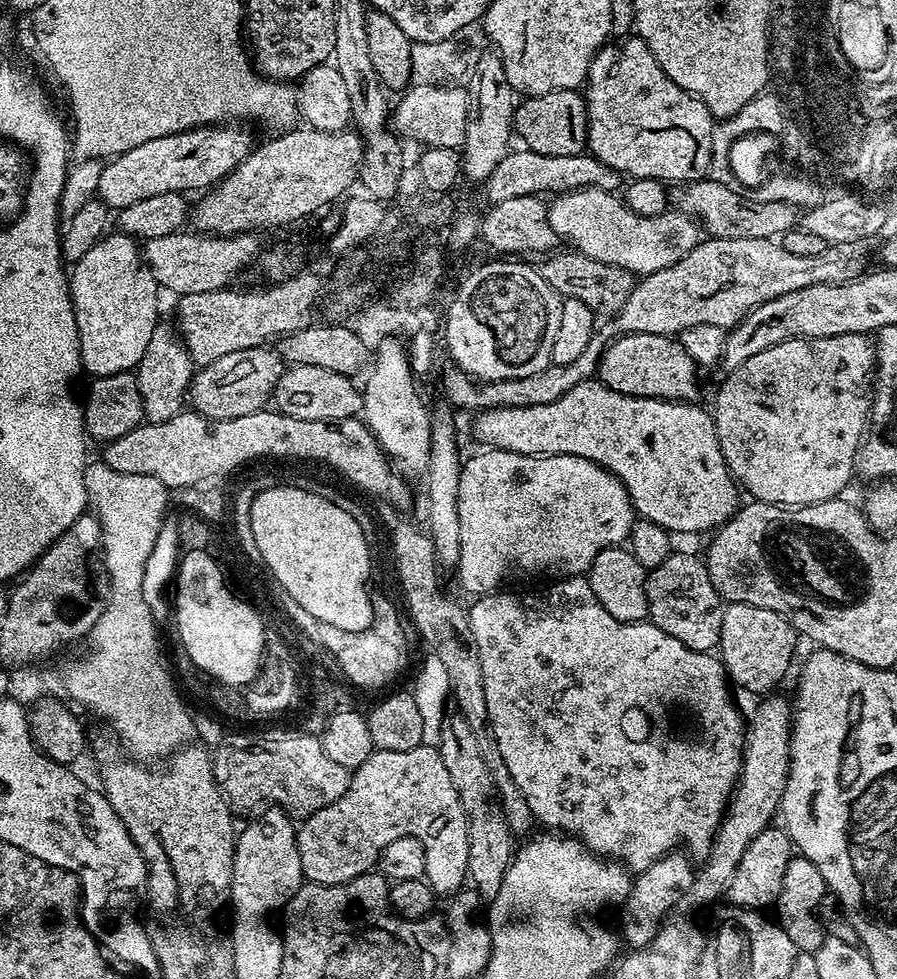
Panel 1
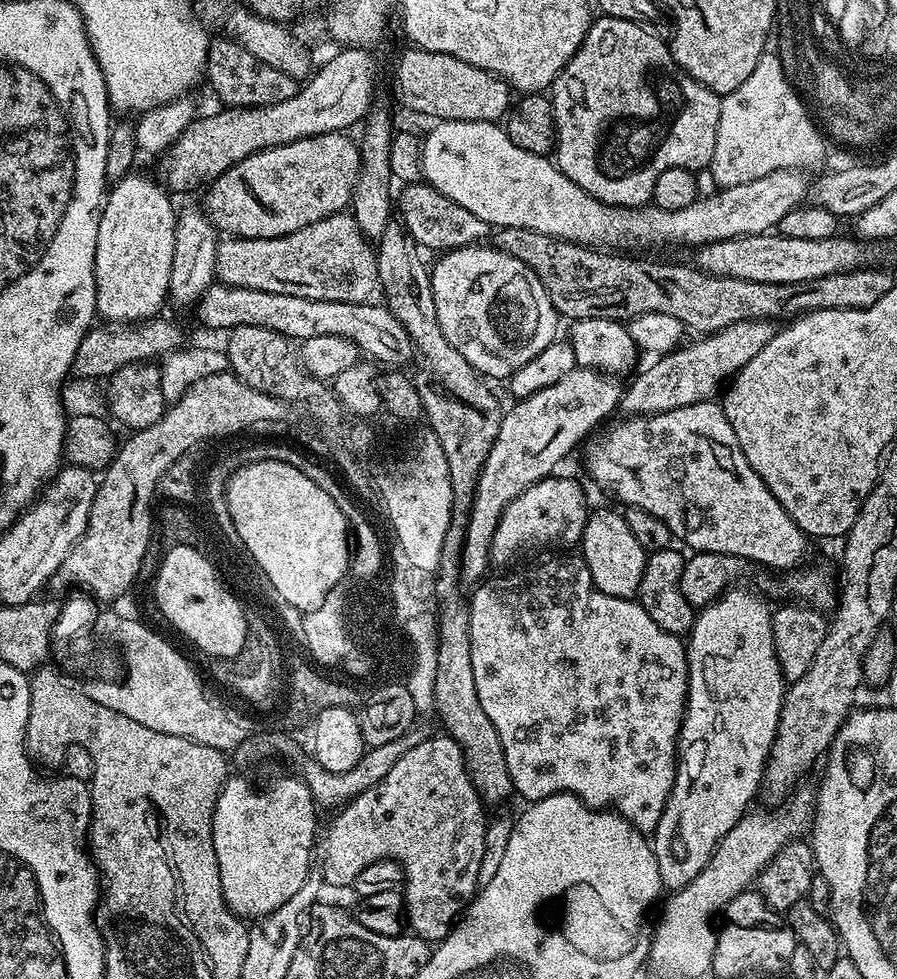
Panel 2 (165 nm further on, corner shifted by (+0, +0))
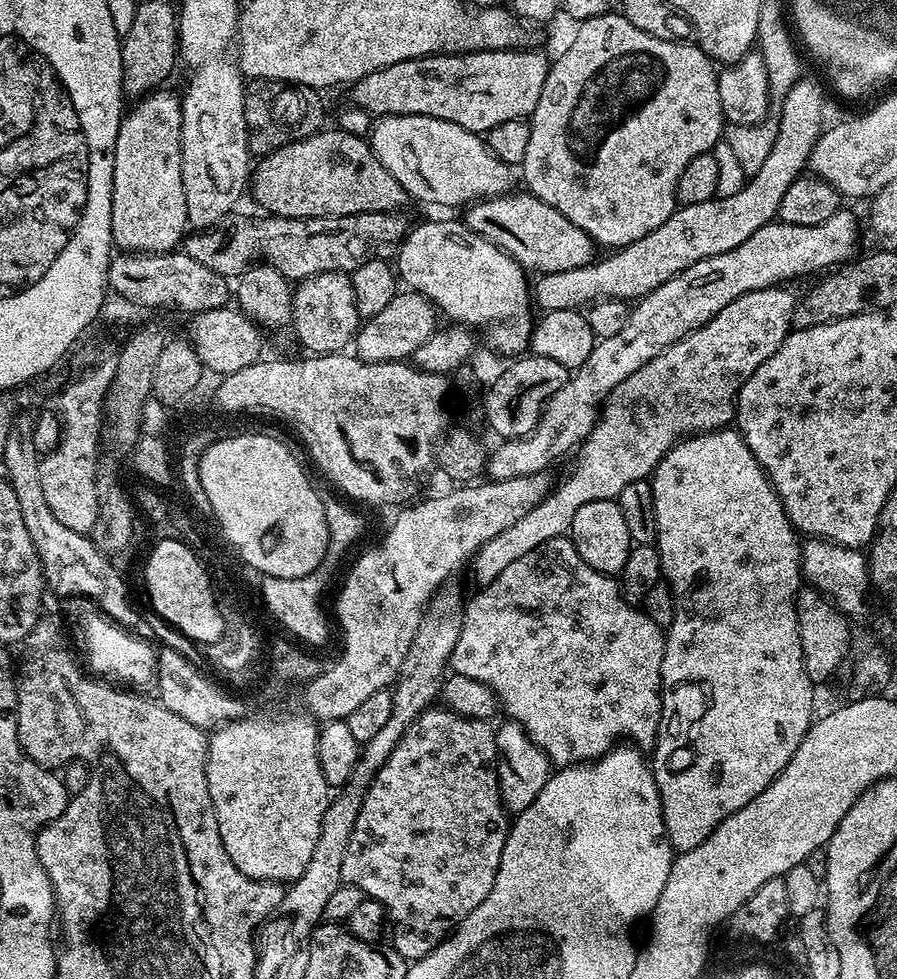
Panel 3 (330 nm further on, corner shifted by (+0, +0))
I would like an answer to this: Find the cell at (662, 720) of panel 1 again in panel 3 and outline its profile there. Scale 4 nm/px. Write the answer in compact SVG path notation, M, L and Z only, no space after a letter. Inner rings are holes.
M559 536L530 550L530 554L522 554L518 562L510 562L510 566L506 566L506 570L502 570L502 574L498 574L494 582L483 585L479 591L480 593L472 601L467 601L464 609L464 624L460 627L458 642L452 651L451 671L457 676L474 678L474 682L485 684L496 697L502 712L505 712L503 715L509 720L519 722L529 738L548 755L549 765L562 769L570 764L599 760L601 756L617 747L623 741L620 740L623 736L628 739L625 741L631 742L641 750L651 749L655 745L656 737L660 735L664 714L662 662L664 661L665 629L660 628L647 612L637 605L636 609L632 605L635 603L626 599L621 585L613 577L594 570L594 566L587 564L582 554L578 554L578 550L572 545L571 539Z

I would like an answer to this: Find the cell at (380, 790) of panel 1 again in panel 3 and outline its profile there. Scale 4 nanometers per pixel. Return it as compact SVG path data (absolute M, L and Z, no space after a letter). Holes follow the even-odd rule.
M443 706L429 707L410 726L410 730L394 746L394 754L386 758L386 762L376 772L368 791L364 793L364 801L360 807L358 818L352 827L350 842L346 846L346 854L342 858L342 881L362 889L365 897L376 900L386 906L386 916L389 921L396 923L396 929L391 929L390 940L394 943L395 951L404 957L405 961L415 962L430 954L434 949L447 940L452 929L471 914L474 909L490 894L496 881L498 866L502 858L502 846L508 836L510 827L509 817L500 800L500 778L498 775L498 753L496 751L496 733L493 725L486 720L475 720L459 716L457 712L449 712Z

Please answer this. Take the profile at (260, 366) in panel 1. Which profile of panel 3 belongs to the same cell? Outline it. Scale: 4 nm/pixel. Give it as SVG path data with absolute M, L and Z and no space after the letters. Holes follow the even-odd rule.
M411 290L401 291L388 303L386 310L378 310L378 314L363 321L354 337L355 355L370 364L387 360L407 361L438 331L436 316L438 317L437 309L425 296Z

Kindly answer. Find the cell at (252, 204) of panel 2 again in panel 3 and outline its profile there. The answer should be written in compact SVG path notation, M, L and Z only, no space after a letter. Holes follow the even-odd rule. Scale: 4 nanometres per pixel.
M328 126L323 130L314 133L310 137L304 137L298 141L292 141L281 148L274 148L273 152L265 155L260 161L261 164L255 165L254 171L250 176L250 196L256 199L256 204L261 208L261 213L269 216L281 216L282 218L314 218L315 216L353 216L354 214L366 214L367 212L400 212L404 203L409 203L408 192L400 185L393 176L388 173L386 166L378 162L378 158L372 153L371 143L363 135L344 132L337 126Z

